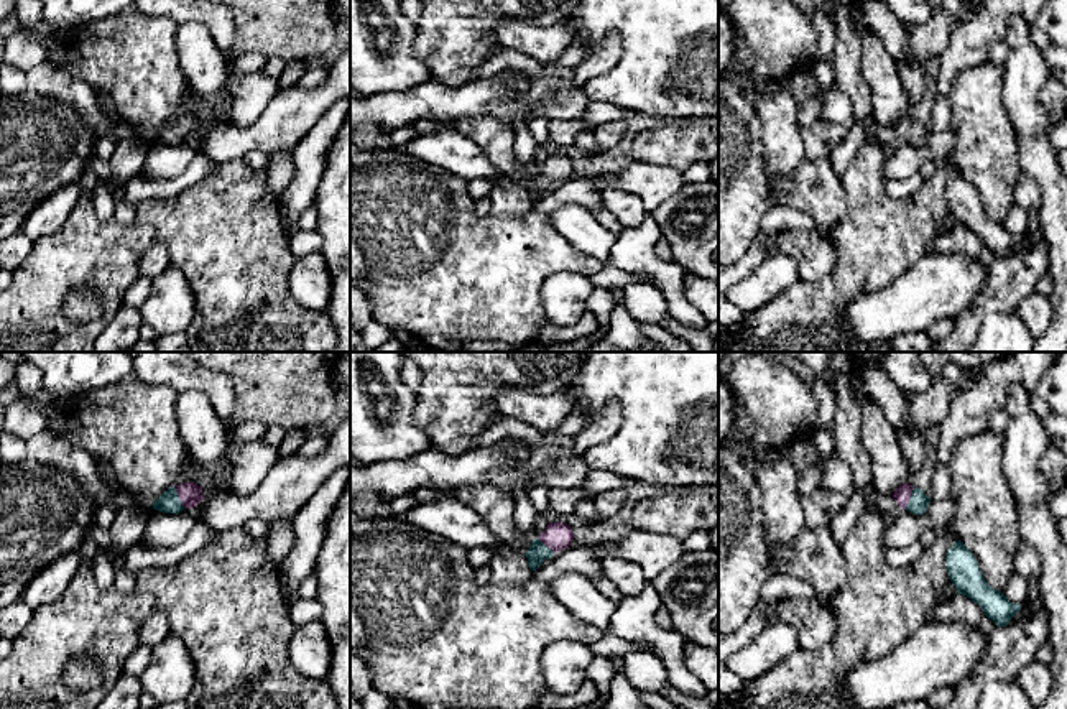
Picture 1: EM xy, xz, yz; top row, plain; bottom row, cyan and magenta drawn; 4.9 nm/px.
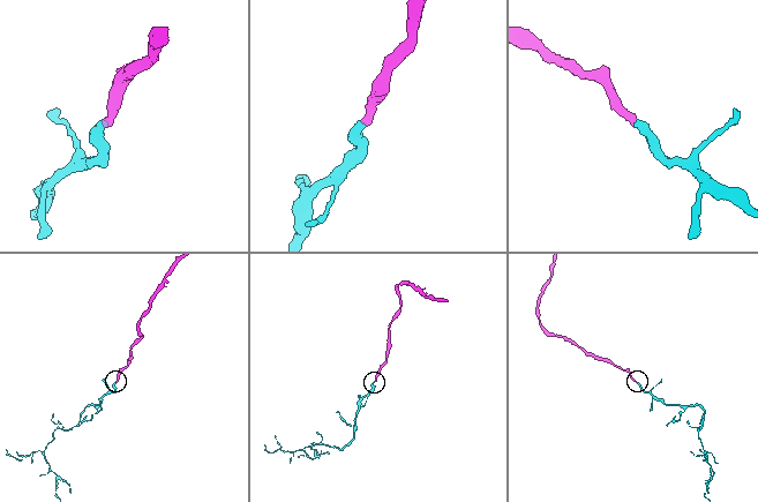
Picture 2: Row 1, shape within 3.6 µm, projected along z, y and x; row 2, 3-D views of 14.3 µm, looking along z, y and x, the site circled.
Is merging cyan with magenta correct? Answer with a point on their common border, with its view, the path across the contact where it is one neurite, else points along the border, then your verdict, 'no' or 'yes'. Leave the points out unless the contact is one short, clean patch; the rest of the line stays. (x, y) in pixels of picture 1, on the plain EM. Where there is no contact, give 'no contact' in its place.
meets cyan in yz at (911, 130); runs through yz (919, 134), (911, 130), (903, 125); yes

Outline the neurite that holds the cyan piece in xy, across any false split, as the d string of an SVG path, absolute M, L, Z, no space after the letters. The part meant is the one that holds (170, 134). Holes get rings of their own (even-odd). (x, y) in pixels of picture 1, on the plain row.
M186 114L168 120L155 135L153 140L164 145L179 145L184 140L194 140L204 132L202 118L194 114Z

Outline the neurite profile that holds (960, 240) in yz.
M957 225L950 234L942 234L934 239L929 245L927 253L952 252L978 257L983 248L985 243L978 235L975 235L967 227Z

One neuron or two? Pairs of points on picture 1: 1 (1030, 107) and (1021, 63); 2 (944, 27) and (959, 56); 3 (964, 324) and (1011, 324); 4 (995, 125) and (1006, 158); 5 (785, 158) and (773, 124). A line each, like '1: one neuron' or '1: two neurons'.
1: one neuron
2: two neurons
3: two neurons
4: one neuron
5: one neuron

